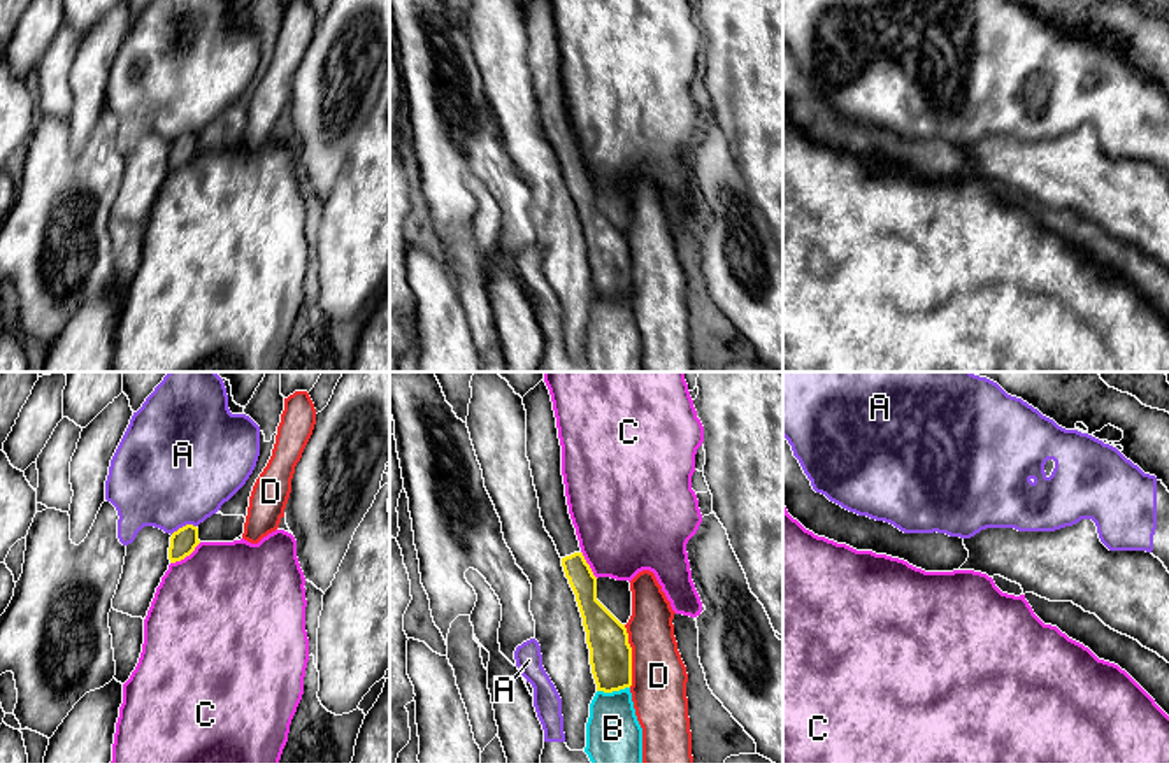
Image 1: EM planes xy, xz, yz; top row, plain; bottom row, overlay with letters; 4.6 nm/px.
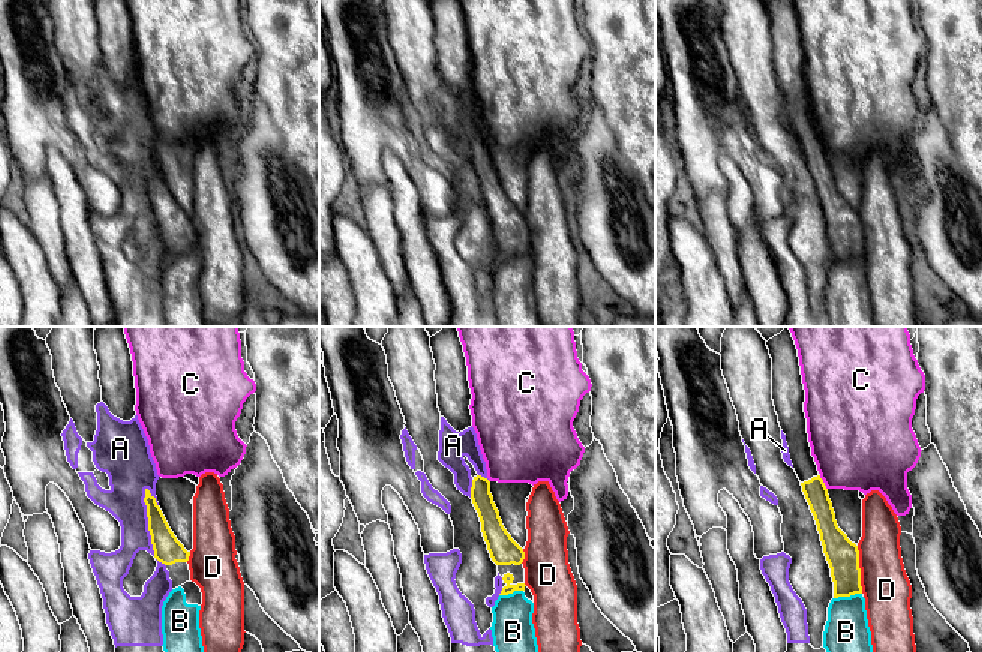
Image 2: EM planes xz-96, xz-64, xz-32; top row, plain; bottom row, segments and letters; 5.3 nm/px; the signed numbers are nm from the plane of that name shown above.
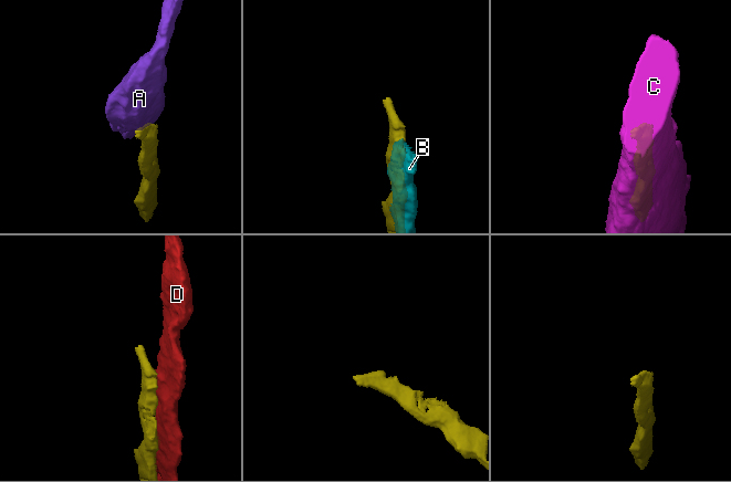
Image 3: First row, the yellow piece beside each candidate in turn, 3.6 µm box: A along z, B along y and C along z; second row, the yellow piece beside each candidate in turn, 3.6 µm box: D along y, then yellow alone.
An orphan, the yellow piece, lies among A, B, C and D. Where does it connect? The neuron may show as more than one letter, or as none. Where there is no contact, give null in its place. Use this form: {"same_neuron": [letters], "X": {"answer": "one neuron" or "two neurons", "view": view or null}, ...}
{"same_neuron": [], "A": {"answer": "two neurons", "view": "xy"}, "B": {"answer": "two neurons", "view": "xz"}, "C": {"answer": "two neurons", "view": "xy"}, "D": {"answer": "two neurons", "view": "xz"}}

